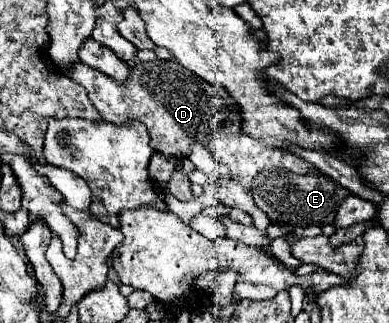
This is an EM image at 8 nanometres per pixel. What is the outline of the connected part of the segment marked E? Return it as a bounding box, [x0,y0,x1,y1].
[251,169,349,225]

